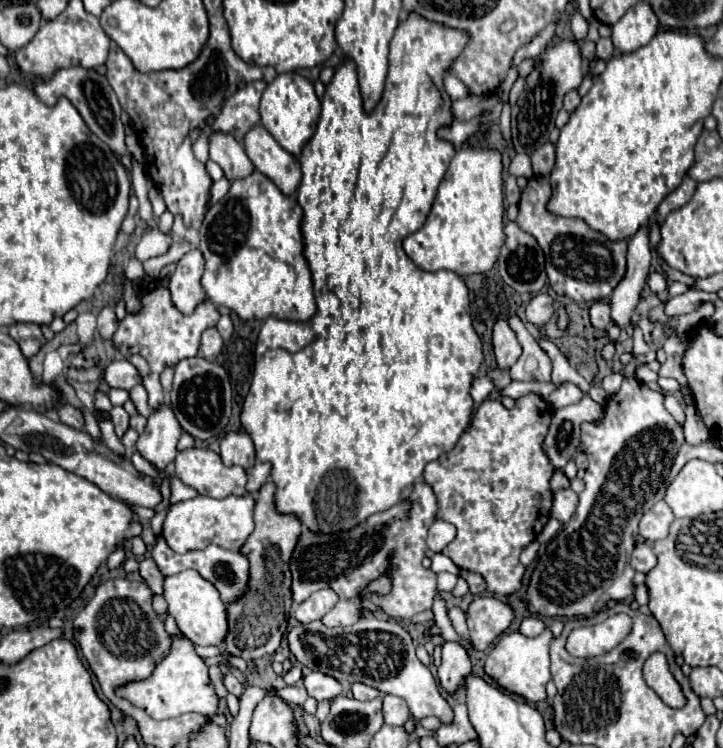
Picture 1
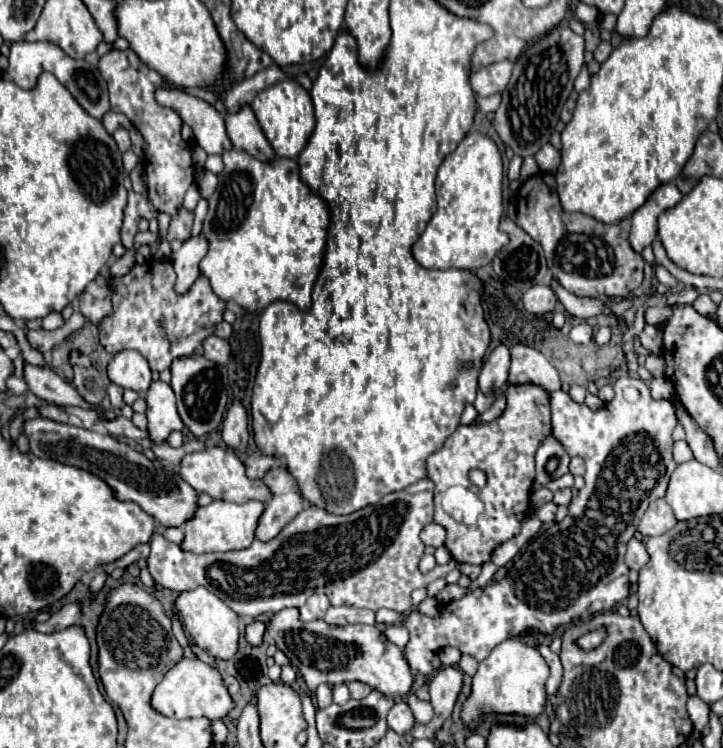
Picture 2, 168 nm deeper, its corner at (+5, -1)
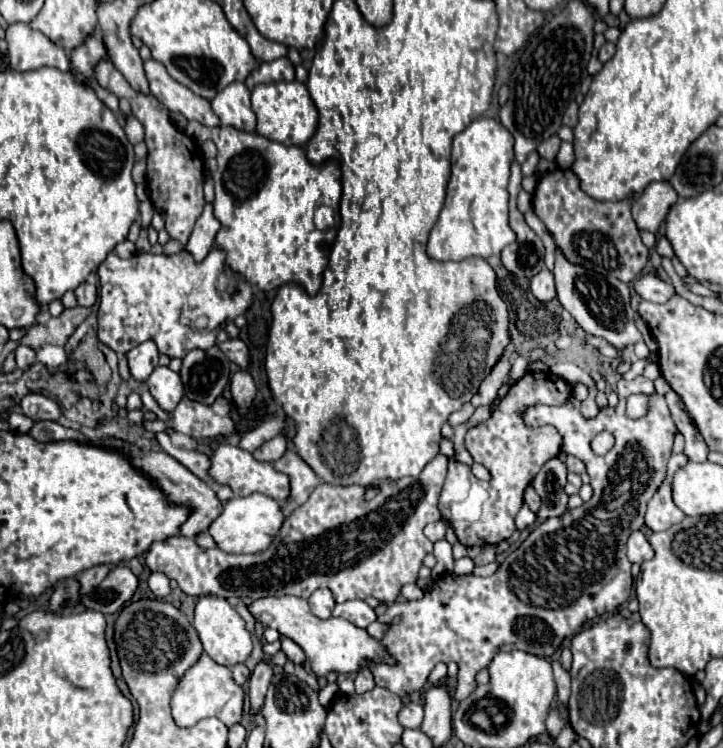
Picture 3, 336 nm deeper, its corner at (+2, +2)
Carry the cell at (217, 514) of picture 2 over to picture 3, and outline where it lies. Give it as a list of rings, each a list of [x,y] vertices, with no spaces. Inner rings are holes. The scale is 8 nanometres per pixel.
[[[257,492],[257,494],[251,494],[251,496],[245,496],[245,498],[231,498],[223,504],[223,512],[211,522],[209,526],[209,534],[211,538],[215,540],[215,544],[225,550],[225,552],[231,552],[231,554],[241,554],[241,552],[247,552],[247,554],[255,554],[255,552],[261,552],[269,546],[269,542],[273,540],[273,536],[277,534],[277,530],[281,528],[281,522],[283,522],[283,512],[279,508],[279,504]]]

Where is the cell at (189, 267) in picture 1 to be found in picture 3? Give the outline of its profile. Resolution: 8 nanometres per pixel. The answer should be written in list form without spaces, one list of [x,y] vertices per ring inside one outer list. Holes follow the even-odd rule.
[[[207,204],[201,218],[197,220],[197,226],[193,228],[193,234],[191,234],[189,242],[185,244],[185,250],[193,256],[195,262],[201,262],[211,252],[213,240],[215,240],[219,228],[221,228],[221,224],[213,216],[213,206]]]

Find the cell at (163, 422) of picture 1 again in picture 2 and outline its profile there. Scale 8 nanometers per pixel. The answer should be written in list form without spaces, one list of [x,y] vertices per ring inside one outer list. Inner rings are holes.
[[[152,381],[148,393],[146,393],[146,403],[148,403],[148,433],[150,439],[156,443],[162,443],[168,439],[172,431],[182,431],[184,423],[176,411],[176,397],[174,391],[170,389],[168,383],[164,381]]]

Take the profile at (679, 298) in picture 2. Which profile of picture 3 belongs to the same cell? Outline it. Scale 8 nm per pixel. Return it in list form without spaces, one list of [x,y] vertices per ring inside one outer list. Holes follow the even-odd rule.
[[[641,276],[639,280],[635,280],[635,292],[649,302],[667,302],[669,298],[673,298],[677,292],[673,288],[673,284],[667,284],[663,280],[659,280],[657,276]]]

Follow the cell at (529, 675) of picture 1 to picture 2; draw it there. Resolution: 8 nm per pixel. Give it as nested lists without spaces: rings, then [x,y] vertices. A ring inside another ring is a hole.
[[[506,639],[500,643],[484,661],[480,661],[478,673],[472,681],[472,691],[462,705],[460,719],[468,731],[474,731],[484,715],[502,713],[502,715],[524,715],[538,717],[546,707],[546,689],[544,683],[548,679],[548,665],[538,653],[538,649],[528,647],[520,639]]]

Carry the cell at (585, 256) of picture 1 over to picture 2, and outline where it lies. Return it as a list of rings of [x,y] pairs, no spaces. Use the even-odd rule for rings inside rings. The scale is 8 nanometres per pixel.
[[[538,173],[526,179],[518,191],[518,225],[542,245],[550,271],[562,287],[578,297],[606,295],[610,299],[626,297],[642,285],[644,259],[630,247],[630,219],[614,225],[596,221],[584,213],[566,213],[558,201],[552,173]]]

